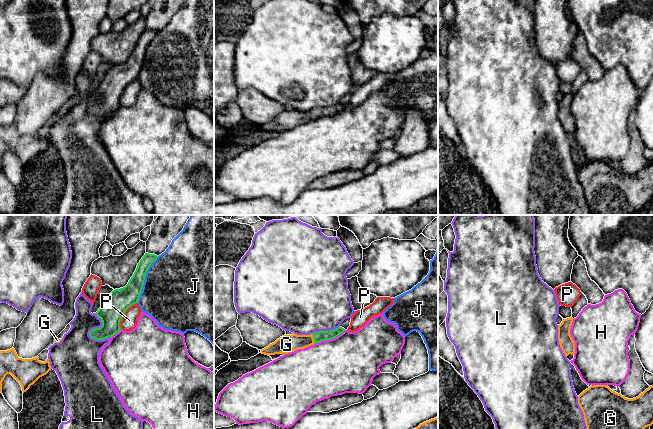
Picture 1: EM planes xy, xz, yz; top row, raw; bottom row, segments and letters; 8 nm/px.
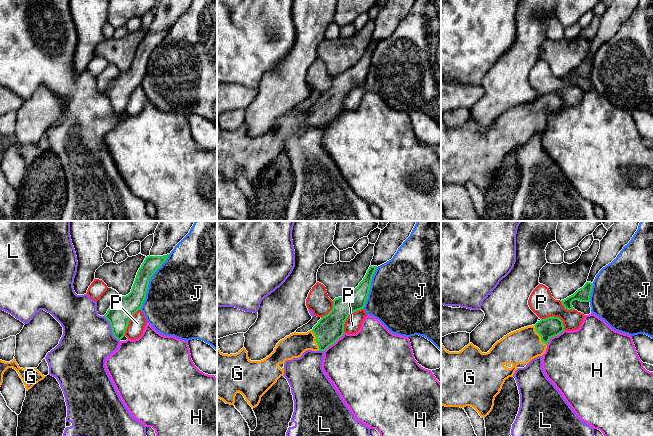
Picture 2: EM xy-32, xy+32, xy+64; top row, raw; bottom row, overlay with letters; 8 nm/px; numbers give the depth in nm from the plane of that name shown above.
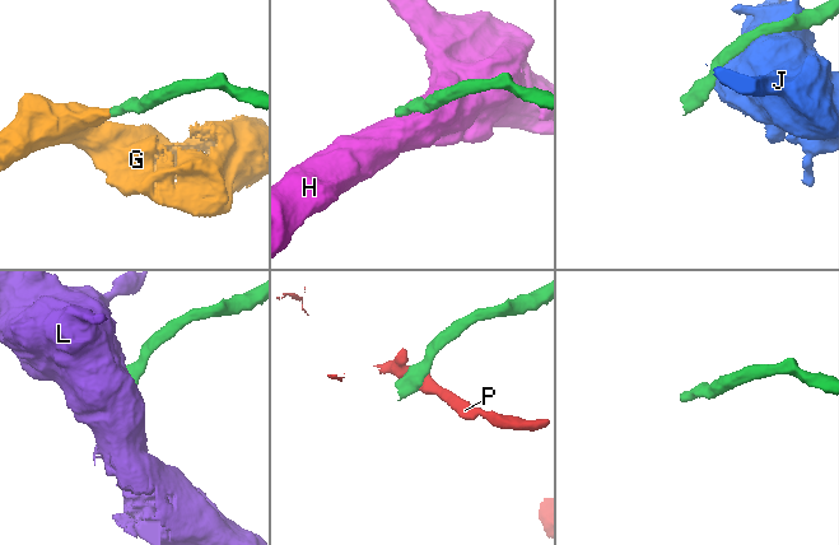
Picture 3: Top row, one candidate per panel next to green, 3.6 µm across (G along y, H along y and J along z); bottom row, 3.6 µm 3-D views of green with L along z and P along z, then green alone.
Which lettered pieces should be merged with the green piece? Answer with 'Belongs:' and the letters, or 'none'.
Belongs: G

